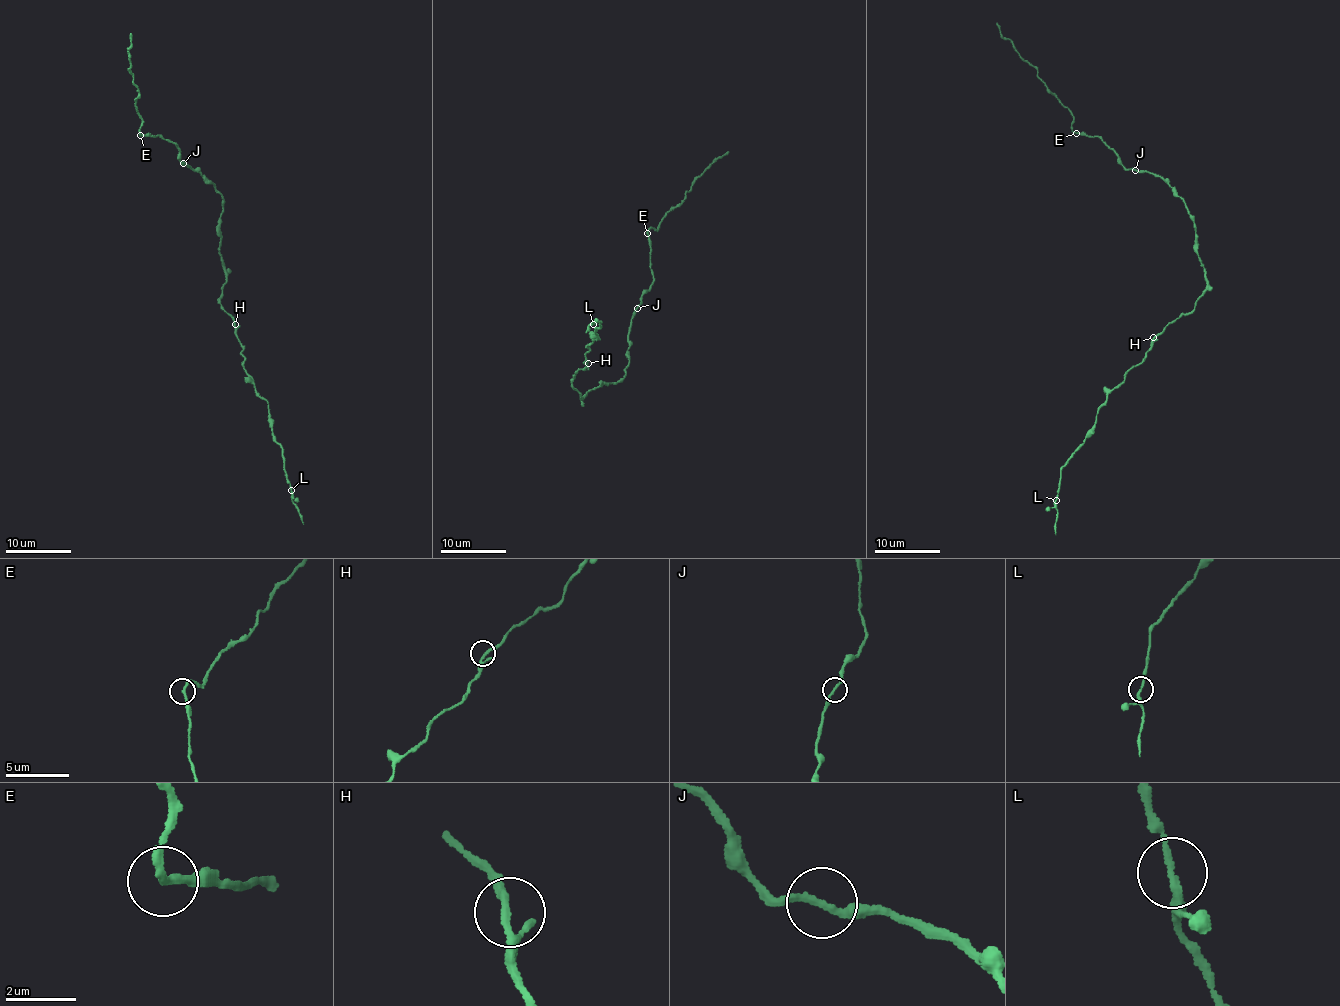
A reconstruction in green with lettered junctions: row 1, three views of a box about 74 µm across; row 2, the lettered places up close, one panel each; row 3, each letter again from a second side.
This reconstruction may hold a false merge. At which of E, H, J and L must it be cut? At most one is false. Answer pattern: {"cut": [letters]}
{"cut": []}

